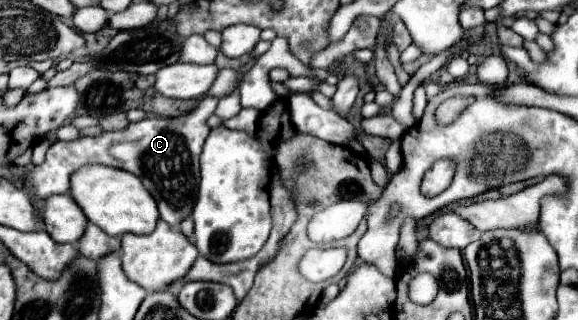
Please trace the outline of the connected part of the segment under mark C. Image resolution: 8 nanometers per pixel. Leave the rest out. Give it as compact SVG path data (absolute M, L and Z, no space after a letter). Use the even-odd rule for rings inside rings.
M208 93L204 99L200 99L196 109L180 117L168 117L168 119L146 117L138 123L130 123L122 131L114 131L114 133L106 131L98 137L82 137L76 141L56 141L46 151L44 163L36 165L34 171L26 175L24 187L28 191L34 191L38 201L44 201L54 193L68 193L70 189L68 179L78 167L88 163L112 165L138 175L144 187L156 199L160 219L164 219L170 227L178 227L184 219L190 217L198 197L200 151L202 151L204 139L210 133L210 127L206 125L206 121L214 113L218 101L220 101L218 97Z

